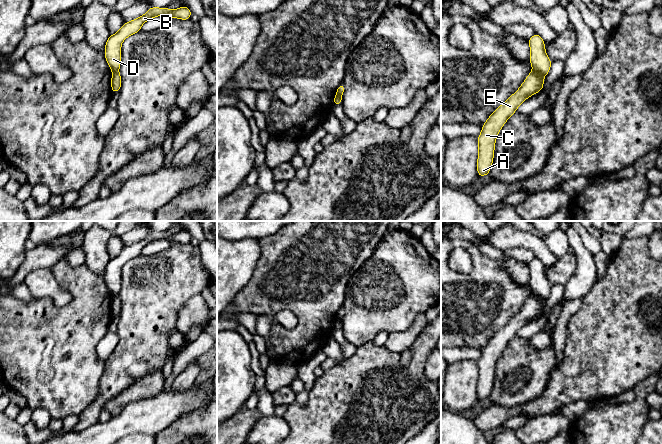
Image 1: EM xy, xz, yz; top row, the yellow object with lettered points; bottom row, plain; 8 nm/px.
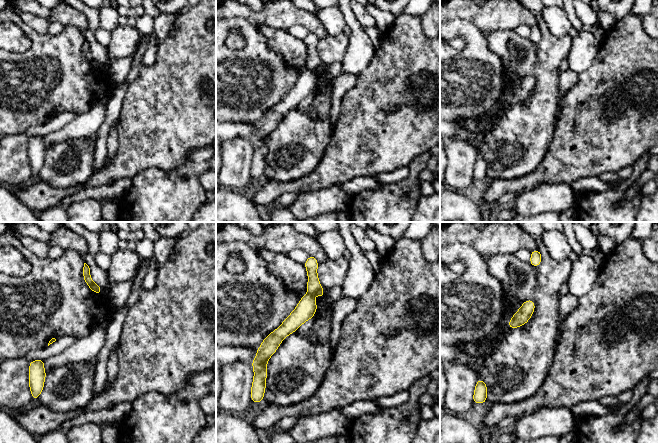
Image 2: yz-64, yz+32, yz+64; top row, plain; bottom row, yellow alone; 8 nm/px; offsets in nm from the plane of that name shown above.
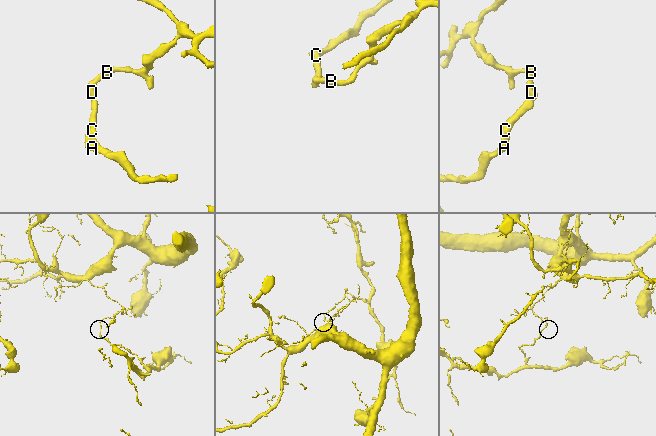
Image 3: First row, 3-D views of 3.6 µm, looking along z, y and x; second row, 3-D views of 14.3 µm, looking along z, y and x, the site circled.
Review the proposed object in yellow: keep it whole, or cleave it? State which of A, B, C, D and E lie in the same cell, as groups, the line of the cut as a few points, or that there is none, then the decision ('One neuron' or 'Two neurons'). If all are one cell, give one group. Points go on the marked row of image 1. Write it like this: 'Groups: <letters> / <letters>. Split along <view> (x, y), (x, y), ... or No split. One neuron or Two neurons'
Groups: A C E / B D. Split along yz (533, 69), (543, 76). Two neurons

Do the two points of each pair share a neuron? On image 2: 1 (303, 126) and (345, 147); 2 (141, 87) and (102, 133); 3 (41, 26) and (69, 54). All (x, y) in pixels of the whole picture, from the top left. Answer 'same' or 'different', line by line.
1: different
2: different
3: different

